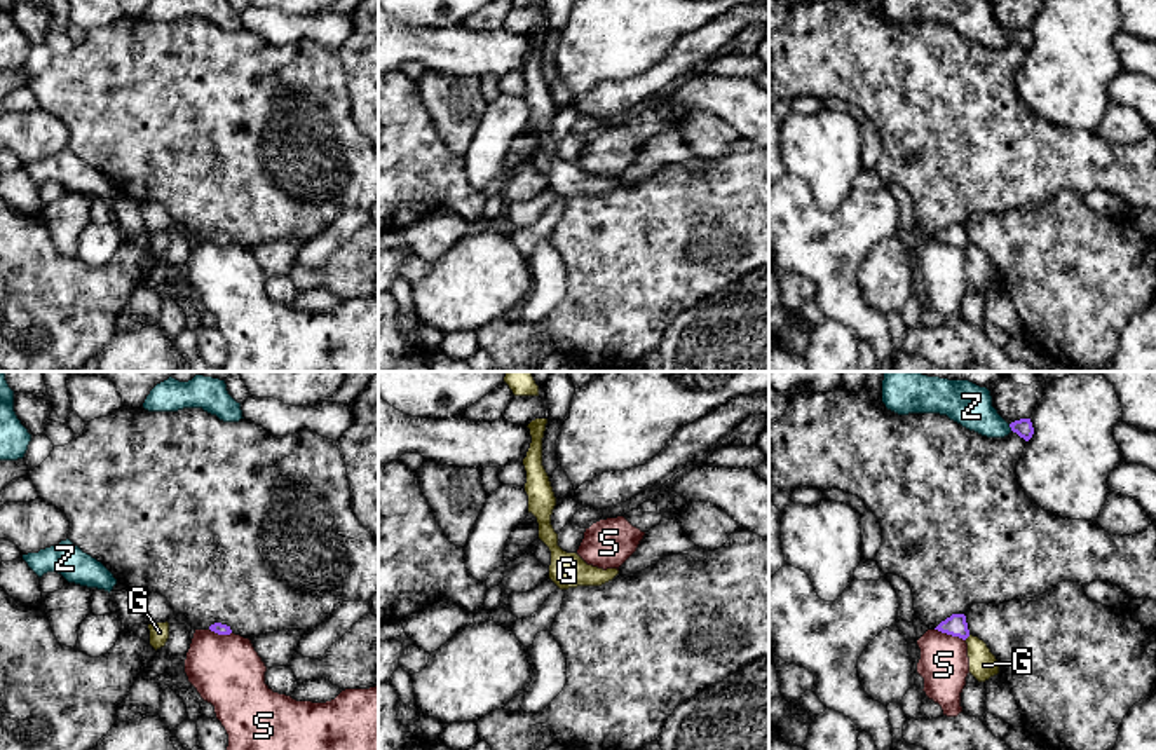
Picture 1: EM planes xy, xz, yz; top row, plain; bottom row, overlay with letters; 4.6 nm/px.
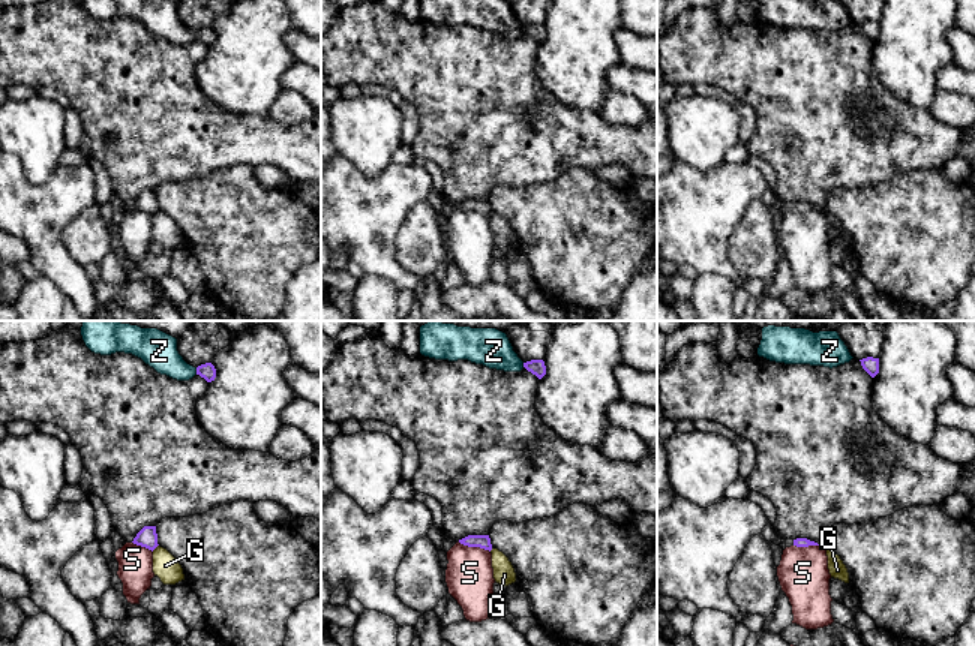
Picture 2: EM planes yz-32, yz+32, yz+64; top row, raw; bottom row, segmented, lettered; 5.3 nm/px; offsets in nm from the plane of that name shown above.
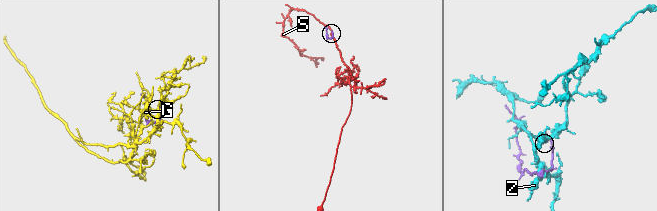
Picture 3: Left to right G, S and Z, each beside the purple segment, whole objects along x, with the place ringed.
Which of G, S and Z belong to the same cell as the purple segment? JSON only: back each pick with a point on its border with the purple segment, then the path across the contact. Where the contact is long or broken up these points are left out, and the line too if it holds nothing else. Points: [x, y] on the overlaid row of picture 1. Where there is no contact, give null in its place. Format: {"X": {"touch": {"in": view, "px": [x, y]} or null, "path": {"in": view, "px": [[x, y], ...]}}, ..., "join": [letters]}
{"join": []}

